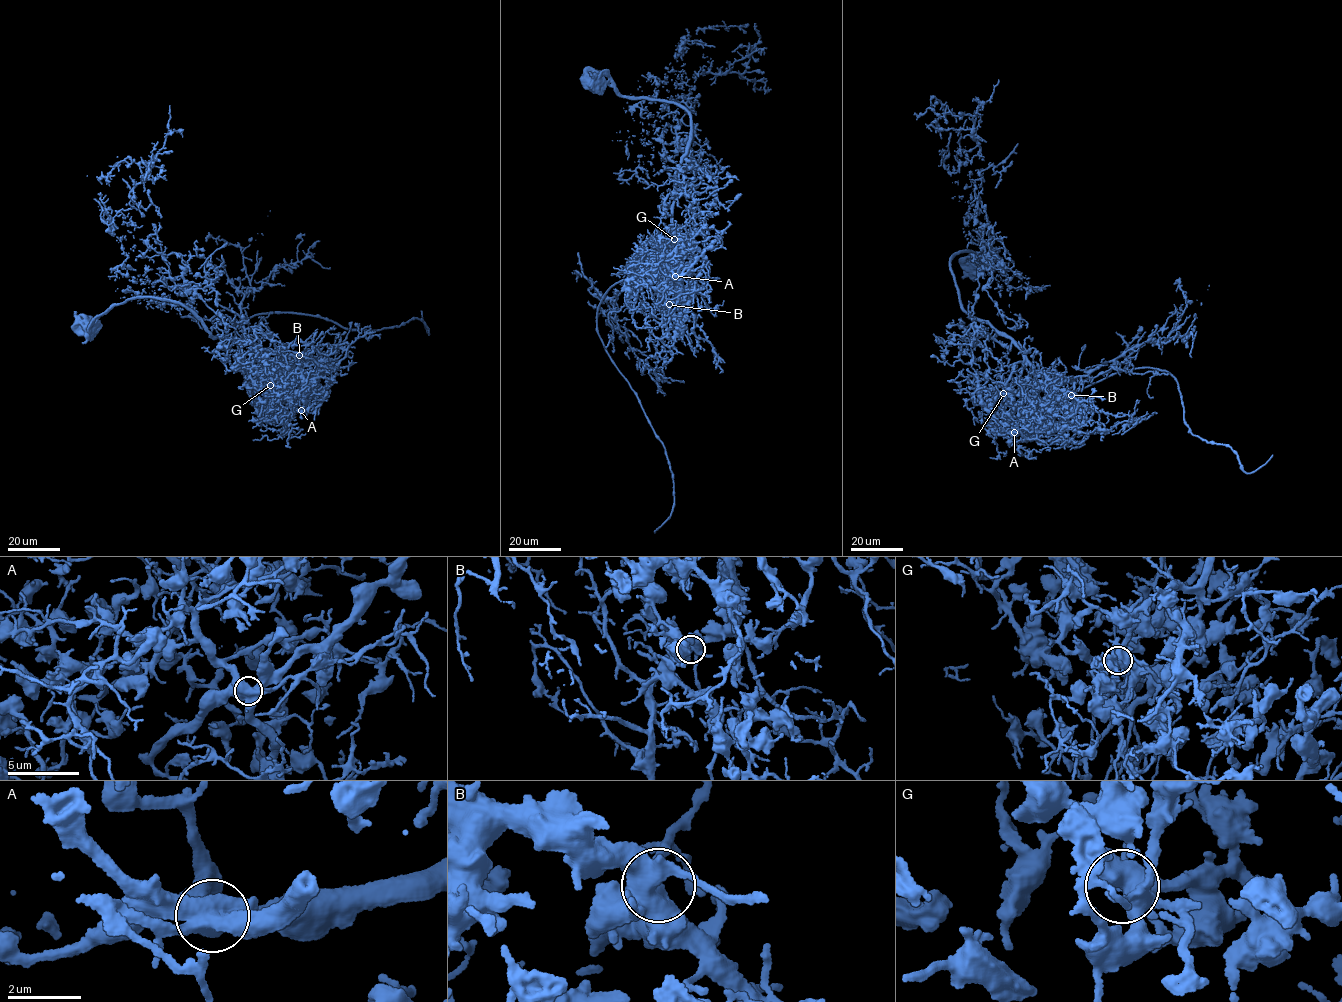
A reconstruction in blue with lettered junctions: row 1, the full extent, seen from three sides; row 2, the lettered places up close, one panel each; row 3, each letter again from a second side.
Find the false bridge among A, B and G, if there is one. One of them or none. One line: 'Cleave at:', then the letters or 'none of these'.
Cleave at: A

